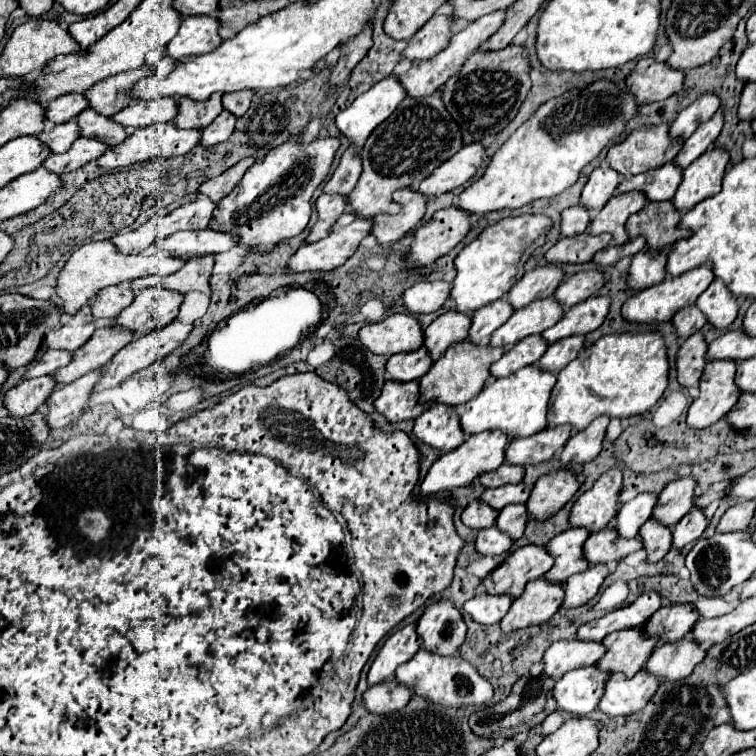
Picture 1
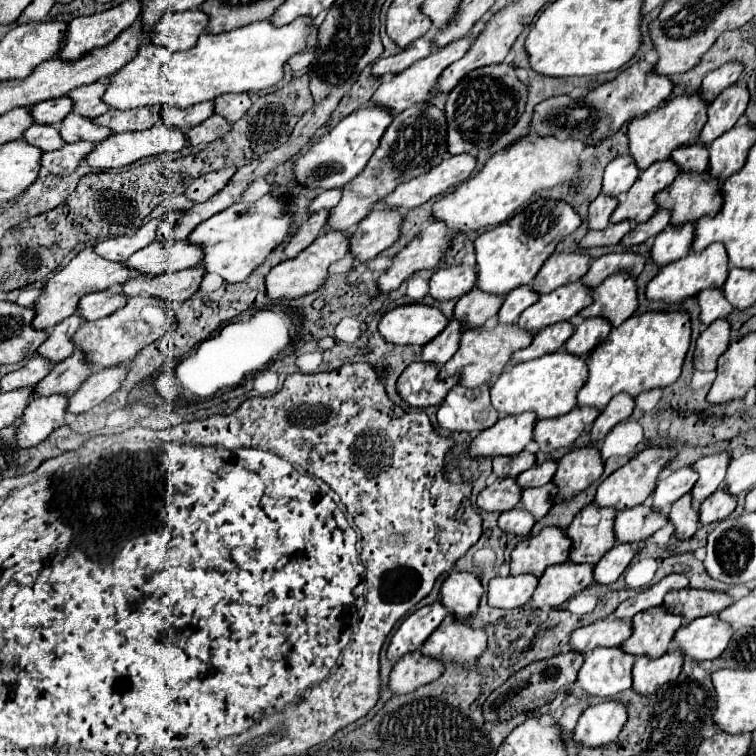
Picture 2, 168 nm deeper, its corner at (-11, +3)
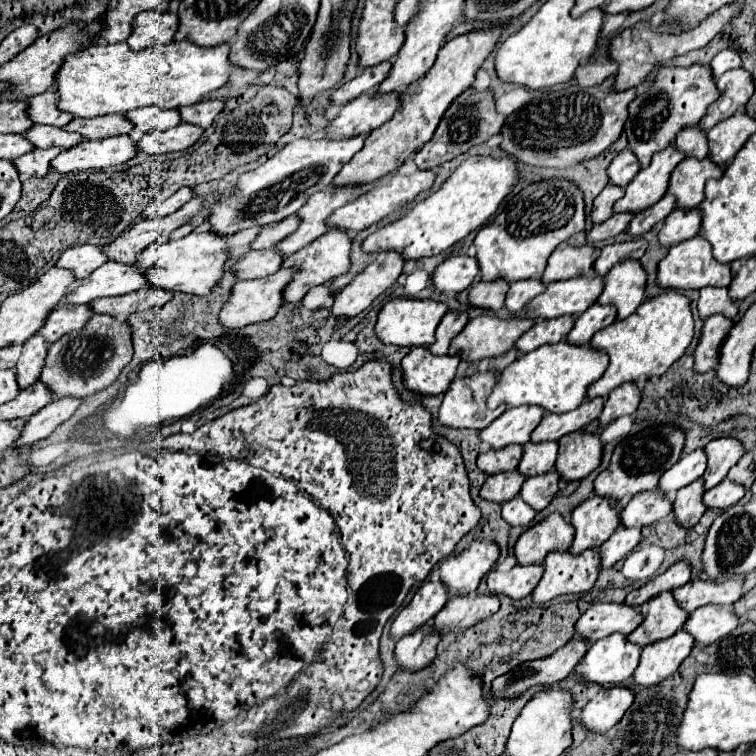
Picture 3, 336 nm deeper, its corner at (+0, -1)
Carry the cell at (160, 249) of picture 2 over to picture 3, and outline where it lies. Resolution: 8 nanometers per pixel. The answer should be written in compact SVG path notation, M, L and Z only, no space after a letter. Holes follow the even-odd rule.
M106 262L92 272L84 282L72 286L64 294L68 304L90 304L94 298L102 296L122 296L136 292L146 286L144 276L134 268L118 262Z

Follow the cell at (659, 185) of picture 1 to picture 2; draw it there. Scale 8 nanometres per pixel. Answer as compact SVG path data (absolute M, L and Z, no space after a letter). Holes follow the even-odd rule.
M697 142L693 146L677 148L671 154L671 160L679 166L681 172L689 172L697 176L697 174L703 174L709 166L709 152L701 142Z

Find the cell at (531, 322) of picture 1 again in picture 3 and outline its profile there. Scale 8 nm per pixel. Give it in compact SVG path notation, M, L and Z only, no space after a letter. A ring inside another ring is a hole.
M598 274L574 276L560 282L550 282L548 288L528 304L530 318L556 318L564 314L578 316L594 304L604 290L604 278Z

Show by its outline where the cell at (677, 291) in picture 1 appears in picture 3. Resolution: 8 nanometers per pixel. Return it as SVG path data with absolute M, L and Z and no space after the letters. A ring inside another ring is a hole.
M700 236L688 238L680 244L674 244L666 258L658 266L658 284L662 288L678 288L678 290L690 290L690 288L704 288L704 286L728 286L732 280L732 272L728 264L720 264L712 256L712 246L708 240L700 240Z

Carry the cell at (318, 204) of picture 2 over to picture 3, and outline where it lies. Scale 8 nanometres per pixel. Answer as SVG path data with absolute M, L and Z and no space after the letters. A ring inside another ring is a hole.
M292 216L292 218L284 218L282 222L278 224L272 224L272 226L266 226L258 232L256 240L250 244L252 250L260 250L260 248L272 248L274 244L278 244L284 236L290 234L290 228L294 230L298 224L298 216Z

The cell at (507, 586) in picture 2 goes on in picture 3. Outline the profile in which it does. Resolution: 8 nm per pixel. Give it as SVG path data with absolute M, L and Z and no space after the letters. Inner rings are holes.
M516 564L508 572L492 570L488 574L488 588L492 594L498 594L498 596L504 594L518 600L528 596L536 588L542 574L544 574L544 564L528 564L528 566Z

